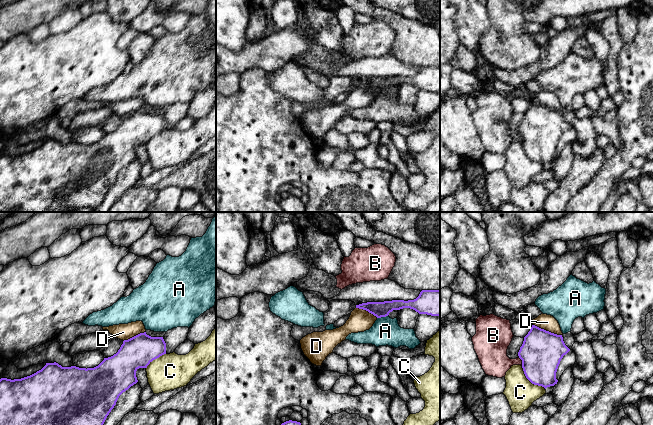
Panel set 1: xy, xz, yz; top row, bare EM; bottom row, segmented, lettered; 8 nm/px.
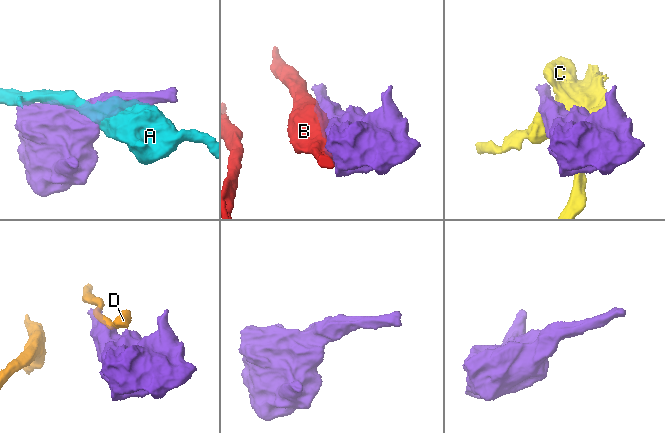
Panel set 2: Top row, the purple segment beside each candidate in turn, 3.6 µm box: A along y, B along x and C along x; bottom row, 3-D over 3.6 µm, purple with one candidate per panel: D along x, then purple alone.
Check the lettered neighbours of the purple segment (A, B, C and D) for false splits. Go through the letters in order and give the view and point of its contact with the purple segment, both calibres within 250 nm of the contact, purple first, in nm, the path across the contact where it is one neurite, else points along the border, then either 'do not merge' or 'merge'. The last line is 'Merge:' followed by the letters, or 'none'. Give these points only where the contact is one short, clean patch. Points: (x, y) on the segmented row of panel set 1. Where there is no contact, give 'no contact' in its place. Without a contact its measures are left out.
A: xz (382, 316) | 130/220 nm | do not merge
B: yz (522, 361) | 340/240 nm | do not merge
C: yz (530, 381) | 340/240 nm | do not merge
D: yz (547, 331) | 340/130 nm | along yz (533, 324), (561, 335) | do not merge
Merge: none

